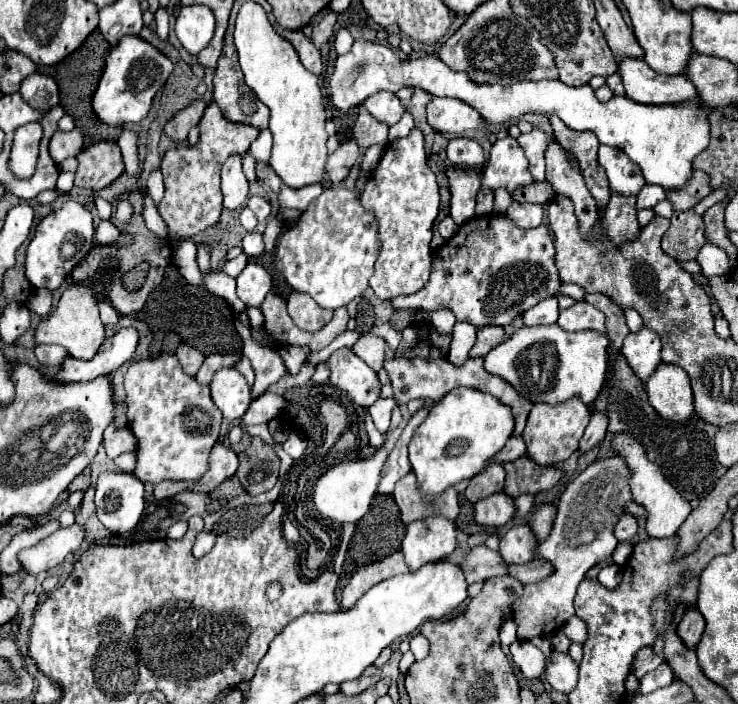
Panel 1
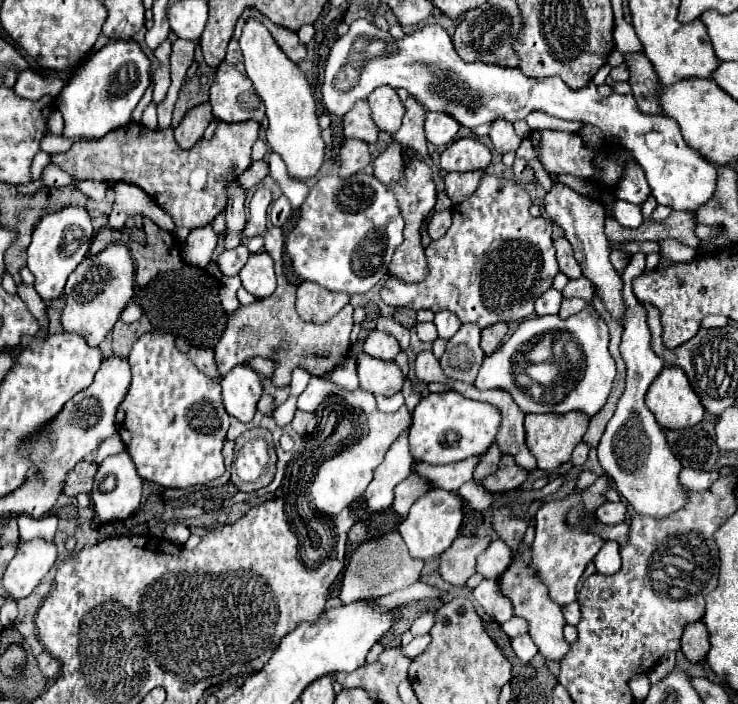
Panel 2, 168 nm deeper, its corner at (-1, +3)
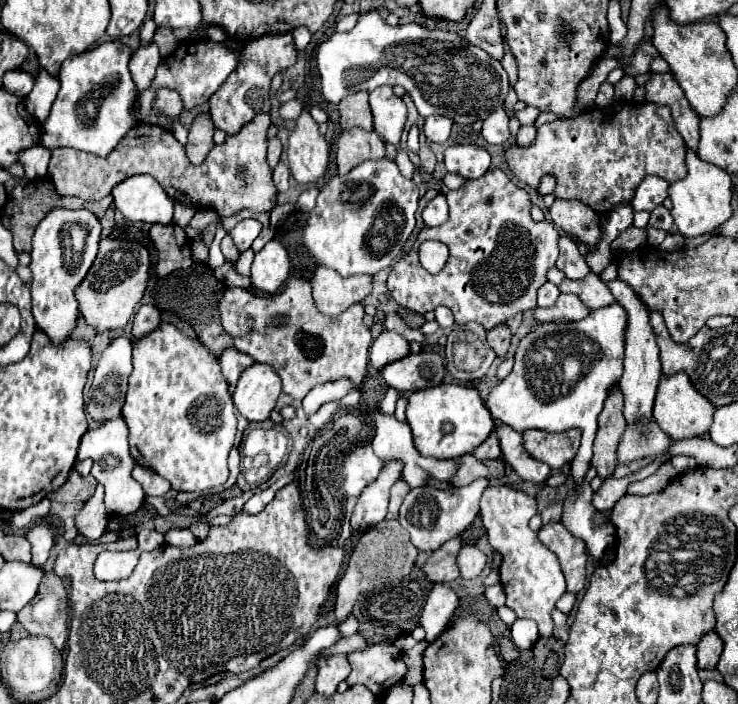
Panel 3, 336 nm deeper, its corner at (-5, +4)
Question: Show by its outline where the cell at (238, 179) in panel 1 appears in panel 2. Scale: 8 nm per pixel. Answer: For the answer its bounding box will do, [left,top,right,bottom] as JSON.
[225,178,245,248]

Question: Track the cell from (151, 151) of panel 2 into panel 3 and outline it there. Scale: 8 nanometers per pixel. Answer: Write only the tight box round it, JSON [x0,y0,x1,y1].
[47,113,277,217]

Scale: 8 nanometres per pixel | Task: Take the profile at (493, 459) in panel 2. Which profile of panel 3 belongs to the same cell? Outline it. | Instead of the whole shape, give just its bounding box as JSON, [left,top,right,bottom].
[473,433,501,459]

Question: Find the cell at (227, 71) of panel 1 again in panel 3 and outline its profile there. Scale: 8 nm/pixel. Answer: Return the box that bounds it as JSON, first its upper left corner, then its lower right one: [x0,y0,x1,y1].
[209,33,297,135]

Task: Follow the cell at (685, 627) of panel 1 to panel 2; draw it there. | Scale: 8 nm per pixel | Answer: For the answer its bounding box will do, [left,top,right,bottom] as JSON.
[681,620,709,662]

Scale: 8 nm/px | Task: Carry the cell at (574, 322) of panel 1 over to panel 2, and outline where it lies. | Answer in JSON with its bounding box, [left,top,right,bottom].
[559,298,589,318]

